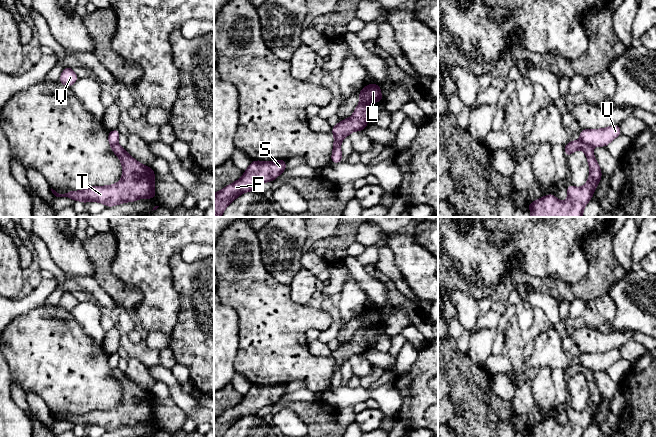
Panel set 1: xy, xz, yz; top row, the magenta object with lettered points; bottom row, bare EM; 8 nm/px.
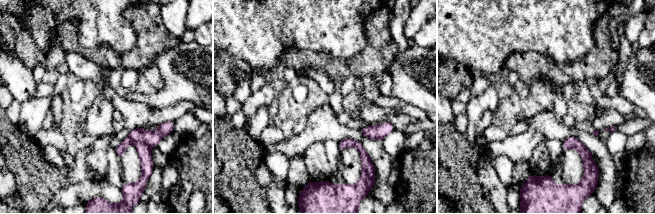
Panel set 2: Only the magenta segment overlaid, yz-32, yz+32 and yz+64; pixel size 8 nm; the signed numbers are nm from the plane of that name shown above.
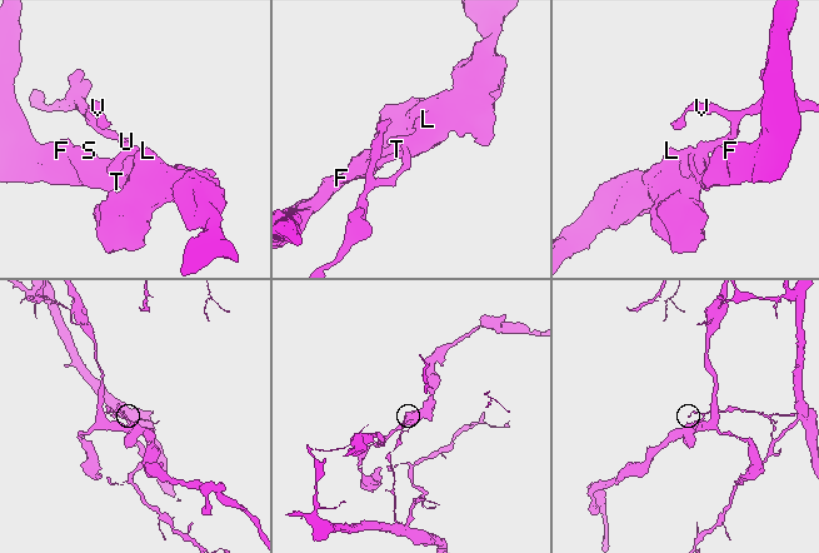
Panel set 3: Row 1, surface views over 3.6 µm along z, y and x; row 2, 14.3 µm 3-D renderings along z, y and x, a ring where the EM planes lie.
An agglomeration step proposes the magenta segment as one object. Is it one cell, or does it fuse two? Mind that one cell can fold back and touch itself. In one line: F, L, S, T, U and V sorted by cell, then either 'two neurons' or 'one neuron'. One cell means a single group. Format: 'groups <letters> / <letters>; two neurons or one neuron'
groups F L S T / U V; two neurons

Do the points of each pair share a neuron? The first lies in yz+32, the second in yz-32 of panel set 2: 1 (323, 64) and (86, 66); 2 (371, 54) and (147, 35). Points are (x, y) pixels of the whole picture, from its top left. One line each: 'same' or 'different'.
1: different
2: same

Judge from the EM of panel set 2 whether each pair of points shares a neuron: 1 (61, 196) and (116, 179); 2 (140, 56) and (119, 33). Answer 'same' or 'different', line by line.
1: different
2: different

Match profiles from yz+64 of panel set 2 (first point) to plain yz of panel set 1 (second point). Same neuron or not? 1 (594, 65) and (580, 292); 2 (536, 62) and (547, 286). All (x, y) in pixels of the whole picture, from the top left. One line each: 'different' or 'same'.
1: same
2: same

